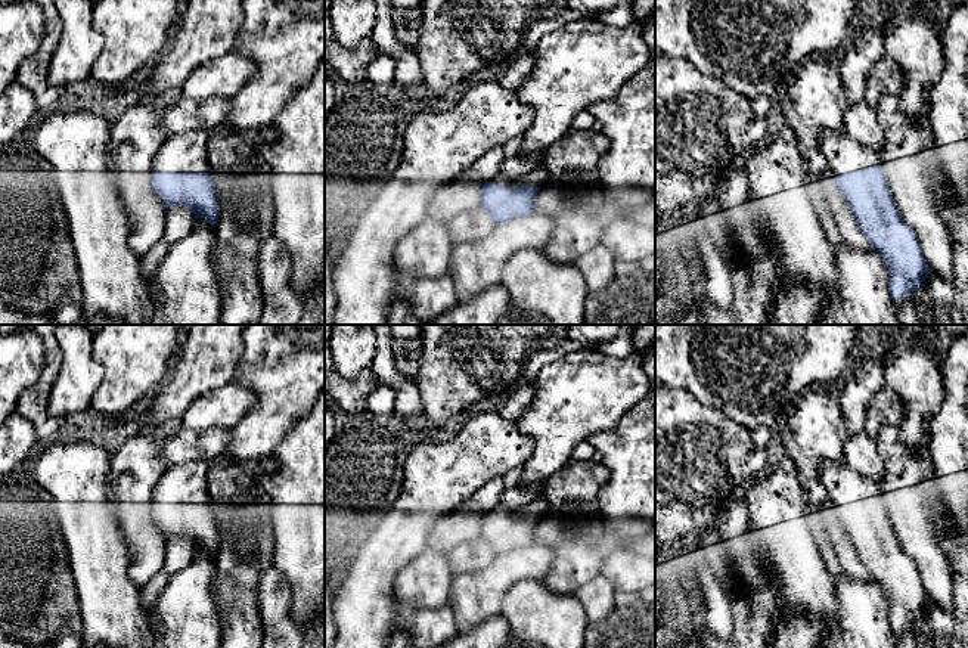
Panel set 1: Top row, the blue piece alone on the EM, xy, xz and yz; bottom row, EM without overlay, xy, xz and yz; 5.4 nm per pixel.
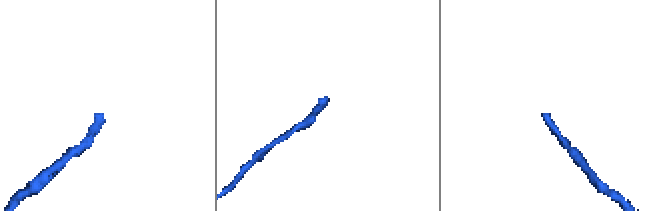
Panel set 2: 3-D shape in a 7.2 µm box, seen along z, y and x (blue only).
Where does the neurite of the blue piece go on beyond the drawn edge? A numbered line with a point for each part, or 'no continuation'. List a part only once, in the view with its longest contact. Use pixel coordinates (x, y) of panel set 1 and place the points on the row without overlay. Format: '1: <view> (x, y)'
1: xy (188, 483)

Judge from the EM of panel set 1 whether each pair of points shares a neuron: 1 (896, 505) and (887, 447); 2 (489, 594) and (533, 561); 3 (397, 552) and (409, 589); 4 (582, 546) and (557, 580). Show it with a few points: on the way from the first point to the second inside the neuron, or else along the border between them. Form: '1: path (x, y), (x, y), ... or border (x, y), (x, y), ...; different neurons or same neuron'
1: path (896, 490), (894, 462); same neuron
2: path (499, 583), (523, 563); same neuron
3: border (427, 546), (399, 571), (393, 582); different neurons
4: path (577, 555), (577, 560), (565, 571); same neuron

